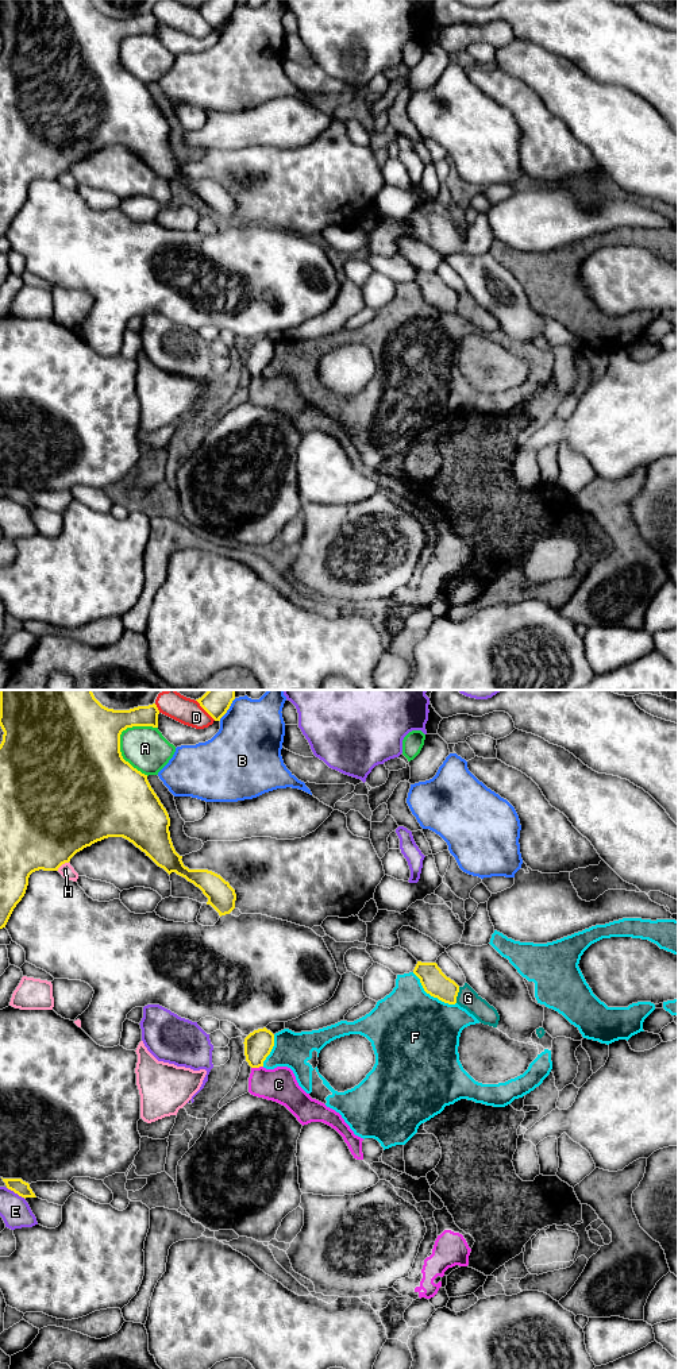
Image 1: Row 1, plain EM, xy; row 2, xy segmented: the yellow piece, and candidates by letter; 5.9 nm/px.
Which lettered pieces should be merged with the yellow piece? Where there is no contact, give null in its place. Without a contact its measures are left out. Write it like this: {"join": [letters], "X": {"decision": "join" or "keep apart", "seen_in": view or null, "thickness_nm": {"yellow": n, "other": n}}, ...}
{"join": [], "A": {"decision": "keep apart", "seen_in": "xy", "thickness_nm": {"yellow": 500, "other": 260}}, "B": {"decision": "keep apart", "seen_in": "xy", "thickness_nm": {"yellow": 150, "other": 400}}, "C": {"decision": "keep apart", "seen_in": "xy", "thickness_nm": {"yellow": 160, "other": 200}}, "D": {"decision": "keep apart", "seen_in": "xy", "thickness_nm": {"yellow": 150, "other": 160}}, "E": {"decision": "keep apart", "seen_in": "xy", "thickness_nm": {"yellow": 90, "other": 180}}, "F": {"decision": "keep apart", "seen_in": "xy", "thickness_nm": {"yellow": 150, "other": 500}}, "G": {"decision": "keep apart", "seen_in": "xy", "thickness_nm": {"yellow": 150, "other": 120}}, "H": {"decision": "keep apart", "seen_in": "xy", "thickness_nm": {"yellow": 500, "other": 80}}}

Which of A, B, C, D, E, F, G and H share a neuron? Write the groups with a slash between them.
A / B / C G / D / E / F / H

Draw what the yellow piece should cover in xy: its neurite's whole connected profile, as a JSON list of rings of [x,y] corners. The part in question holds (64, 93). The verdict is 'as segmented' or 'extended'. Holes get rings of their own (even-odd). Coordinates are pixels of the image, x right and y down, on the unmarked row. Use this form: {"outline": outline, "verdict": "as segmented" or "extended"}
{"outline": [[[0,0],[0,35],[4,41],[0,53],[0,238],[5,236],[14,217],[22,209],[28,194],[28,186],[32,181],[58,180],[58,177],[69,171],[70,167],[80,159],[92,153],[108,146],[123,146],[132,151],[136,157],[146,162],[158,176],[163,177],[169,184],[176,181],[188,190],[199,196],[208,207],[207,213],[211,213],[219,224],[230,223],[235,217],[235,198],[220,184],[208,178],[189,178],[182,171],[170,147],[170,127],[161,112],[159,107],[151,97],[147,84],[134,77],[126,70],[120,61],[120,43],[127,36],[132,35],[153,35],[158,36],[159,19],[155,12],[149,15],[138,15],[130,19],[113,19],[103,15],[92,0]]], "verdict": "as segmented"}

